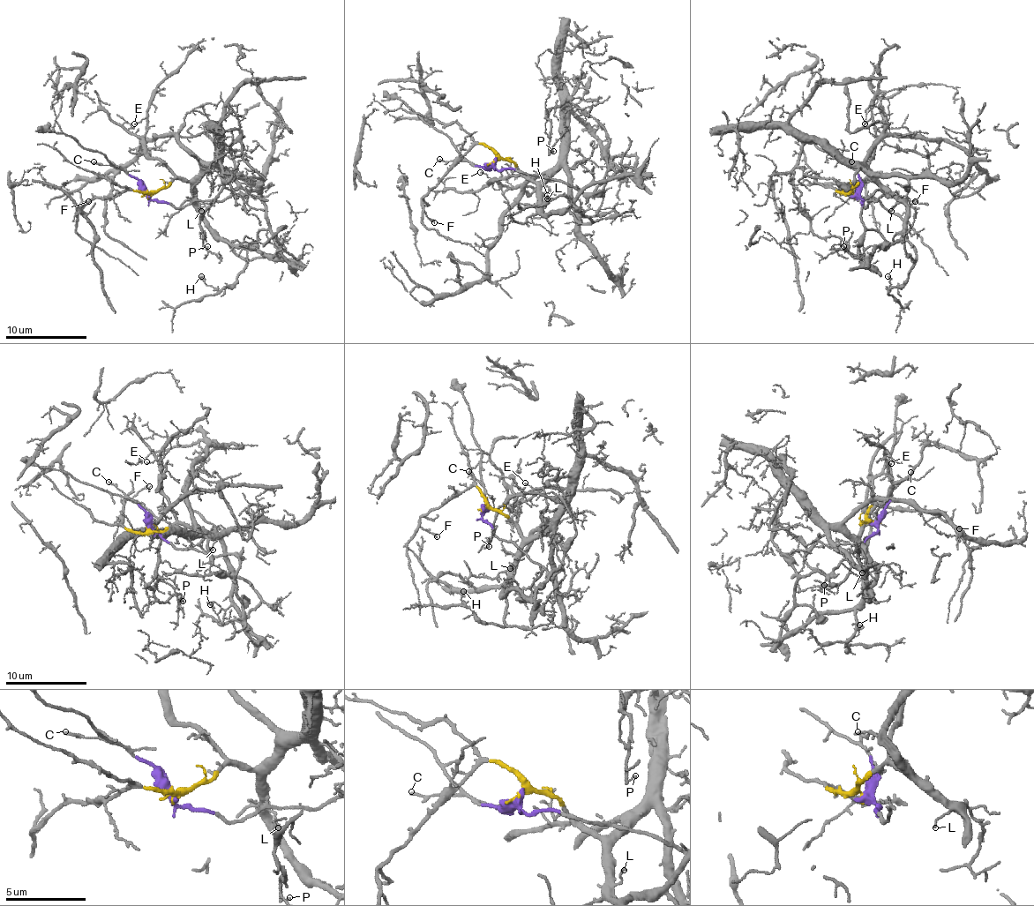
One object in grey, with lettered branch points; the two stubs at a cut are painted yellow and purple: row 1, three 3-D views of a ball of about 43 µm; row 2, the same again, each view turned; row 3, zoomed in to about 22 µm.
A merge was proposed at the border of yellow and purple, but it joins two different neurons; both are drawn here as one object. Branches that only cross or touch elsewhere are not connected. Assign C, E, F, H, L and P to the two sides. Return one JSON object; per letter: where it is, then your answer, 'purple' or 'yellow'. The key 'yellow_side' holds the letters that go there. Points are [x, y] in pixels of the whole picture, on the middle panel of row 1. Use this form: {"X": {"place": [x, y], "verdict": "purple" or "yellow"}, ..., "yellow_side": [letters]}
{"C": {"place": [439, 159], "verdict": "purple"}, "E": {"place": [480, 172], "verdict": "yellow"}, "F": {"place": [434, 222], "verdict": "yellow"}, "H": {"place": [547, 195], "verdict": "yellow"}, "L": {"place": [547, 198], "verdict": "yellow"}, "P": {"place": [553, 151], "verdict": "yellow"}, "yellow_side": ["E", "F", "H", "L", "P"]}

